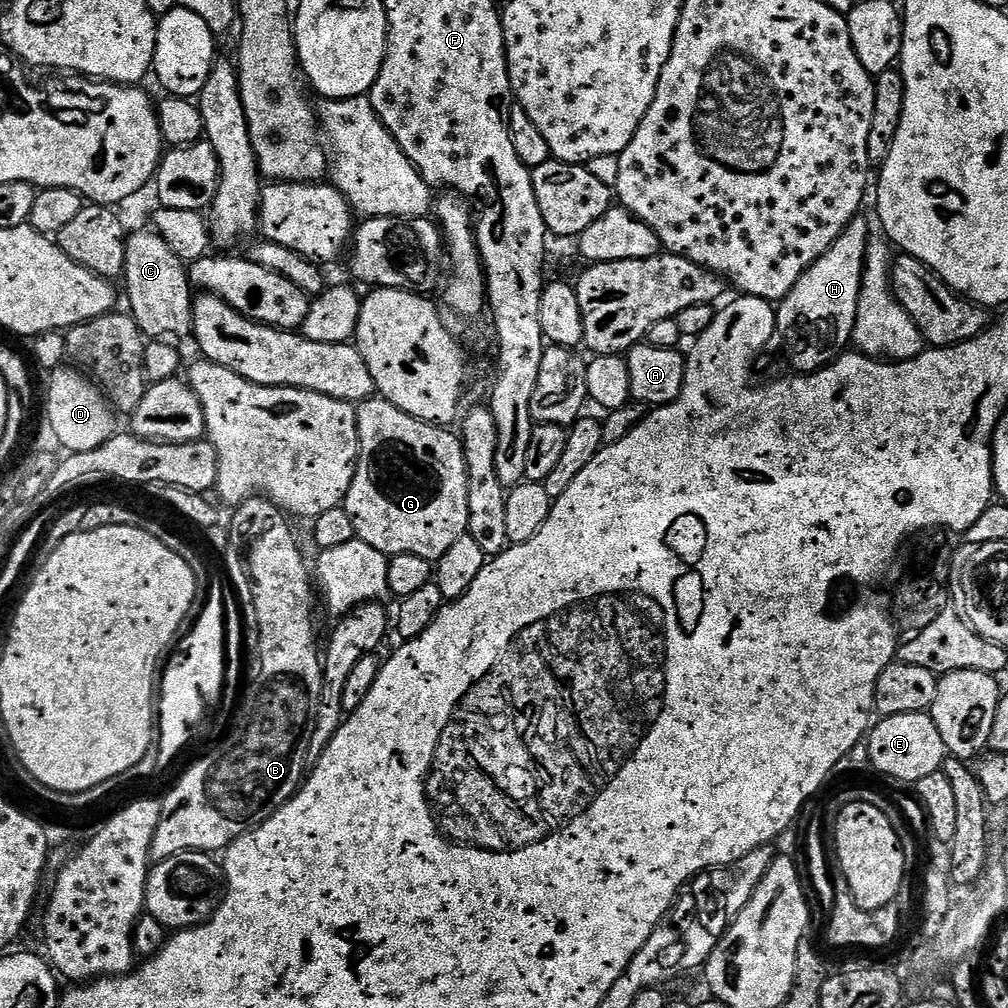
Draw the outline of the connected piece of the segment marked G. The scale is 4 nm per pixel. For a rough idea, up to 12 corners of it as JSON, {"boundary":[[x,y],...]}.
{"boundary":[[383,398],[355,405],[342,507],[389,558],[468,530],[461,437]]}

